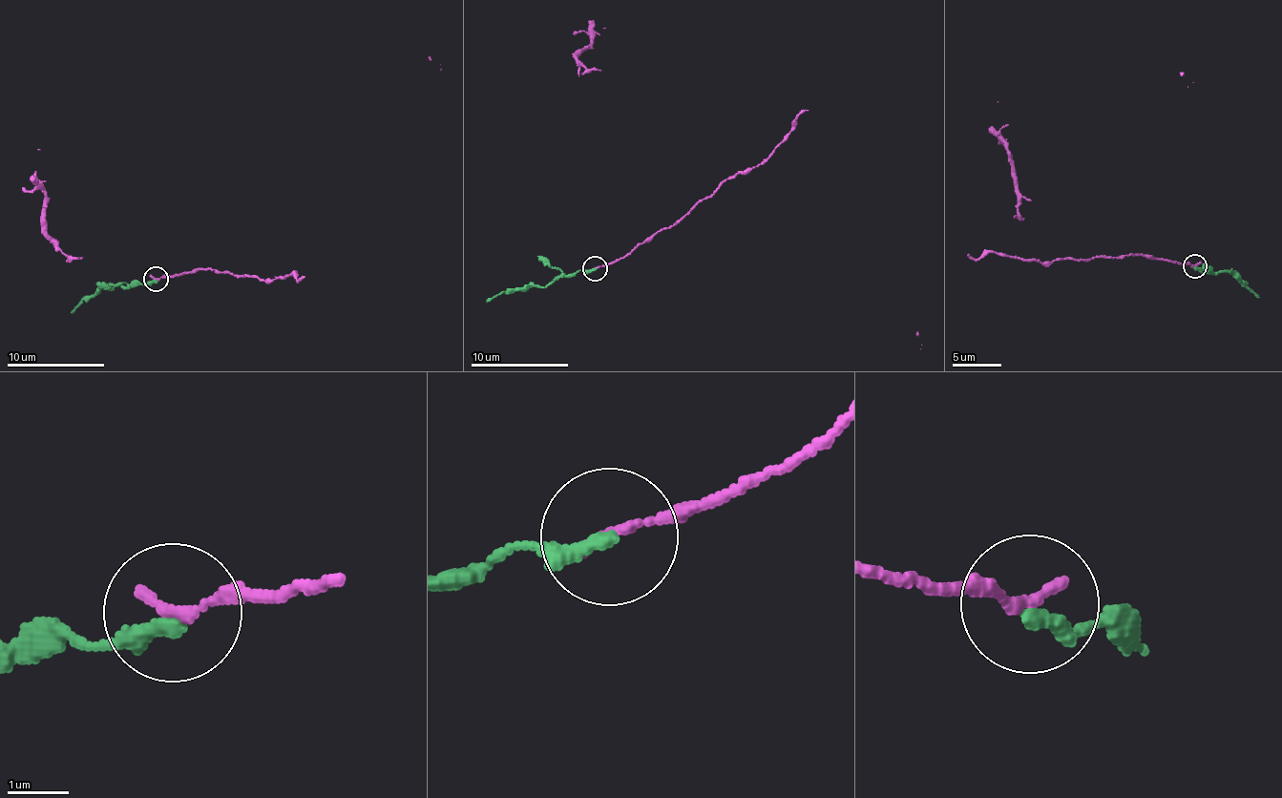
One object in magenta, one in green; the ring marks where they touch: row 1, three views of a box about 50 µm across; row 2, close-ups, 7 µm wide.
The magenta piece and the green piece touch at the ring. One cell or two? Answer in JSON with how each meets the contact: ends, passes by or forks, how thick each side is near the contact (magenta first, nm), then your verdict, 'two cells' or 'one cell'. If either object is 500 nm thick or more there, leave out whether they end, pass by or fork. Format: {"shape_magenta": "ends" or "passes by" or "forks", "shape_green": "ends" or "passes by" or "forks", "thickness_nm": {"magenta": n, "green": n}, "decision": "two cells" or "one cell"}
{"shape_magenta": "ends", "shape_green": "ends", "thickness_nm": {"magenta": 200, "green": 280}, "decision": "two cells"}

